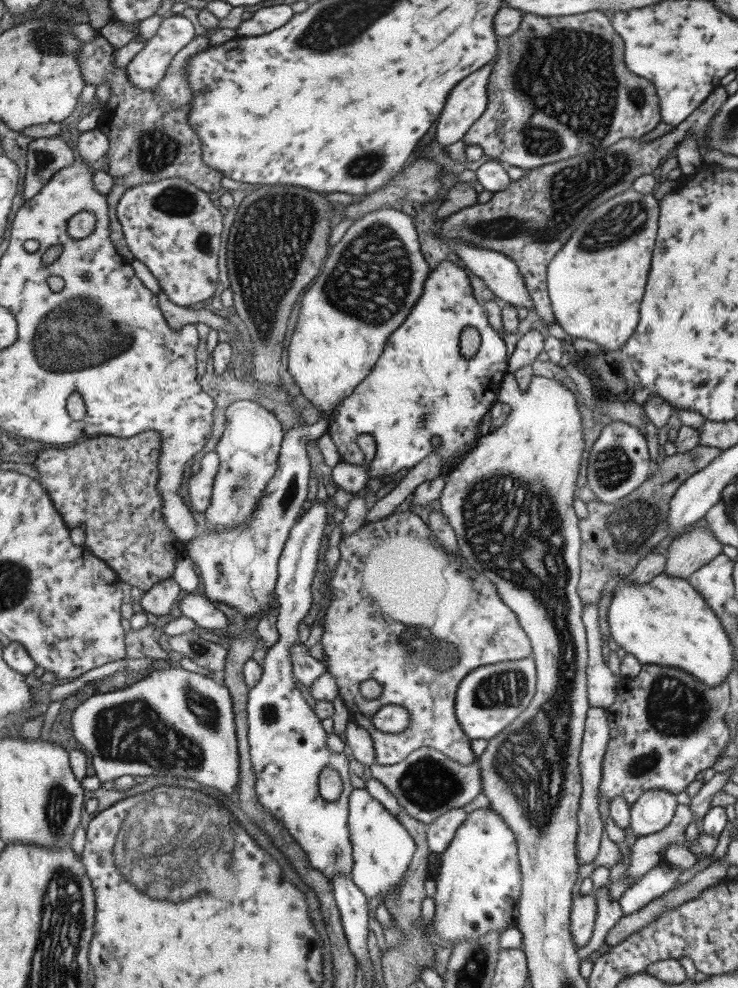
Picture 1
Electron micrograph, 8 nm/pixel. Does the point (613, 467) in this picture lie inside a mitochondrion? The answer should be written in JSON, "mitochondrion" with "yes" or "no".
{"mitochondrion":"yes"}

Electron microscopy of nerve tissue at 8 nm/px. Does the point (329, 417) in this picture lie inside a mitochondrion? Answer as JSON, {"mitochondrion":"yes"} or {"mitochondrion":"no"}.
{"mitochondrion":"no"}

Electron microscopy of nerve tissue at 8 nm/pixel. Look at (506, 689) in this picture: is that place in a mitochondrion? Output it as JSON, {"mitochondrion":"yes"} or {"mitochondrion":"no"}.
{"mitochondrion":"yes"}

